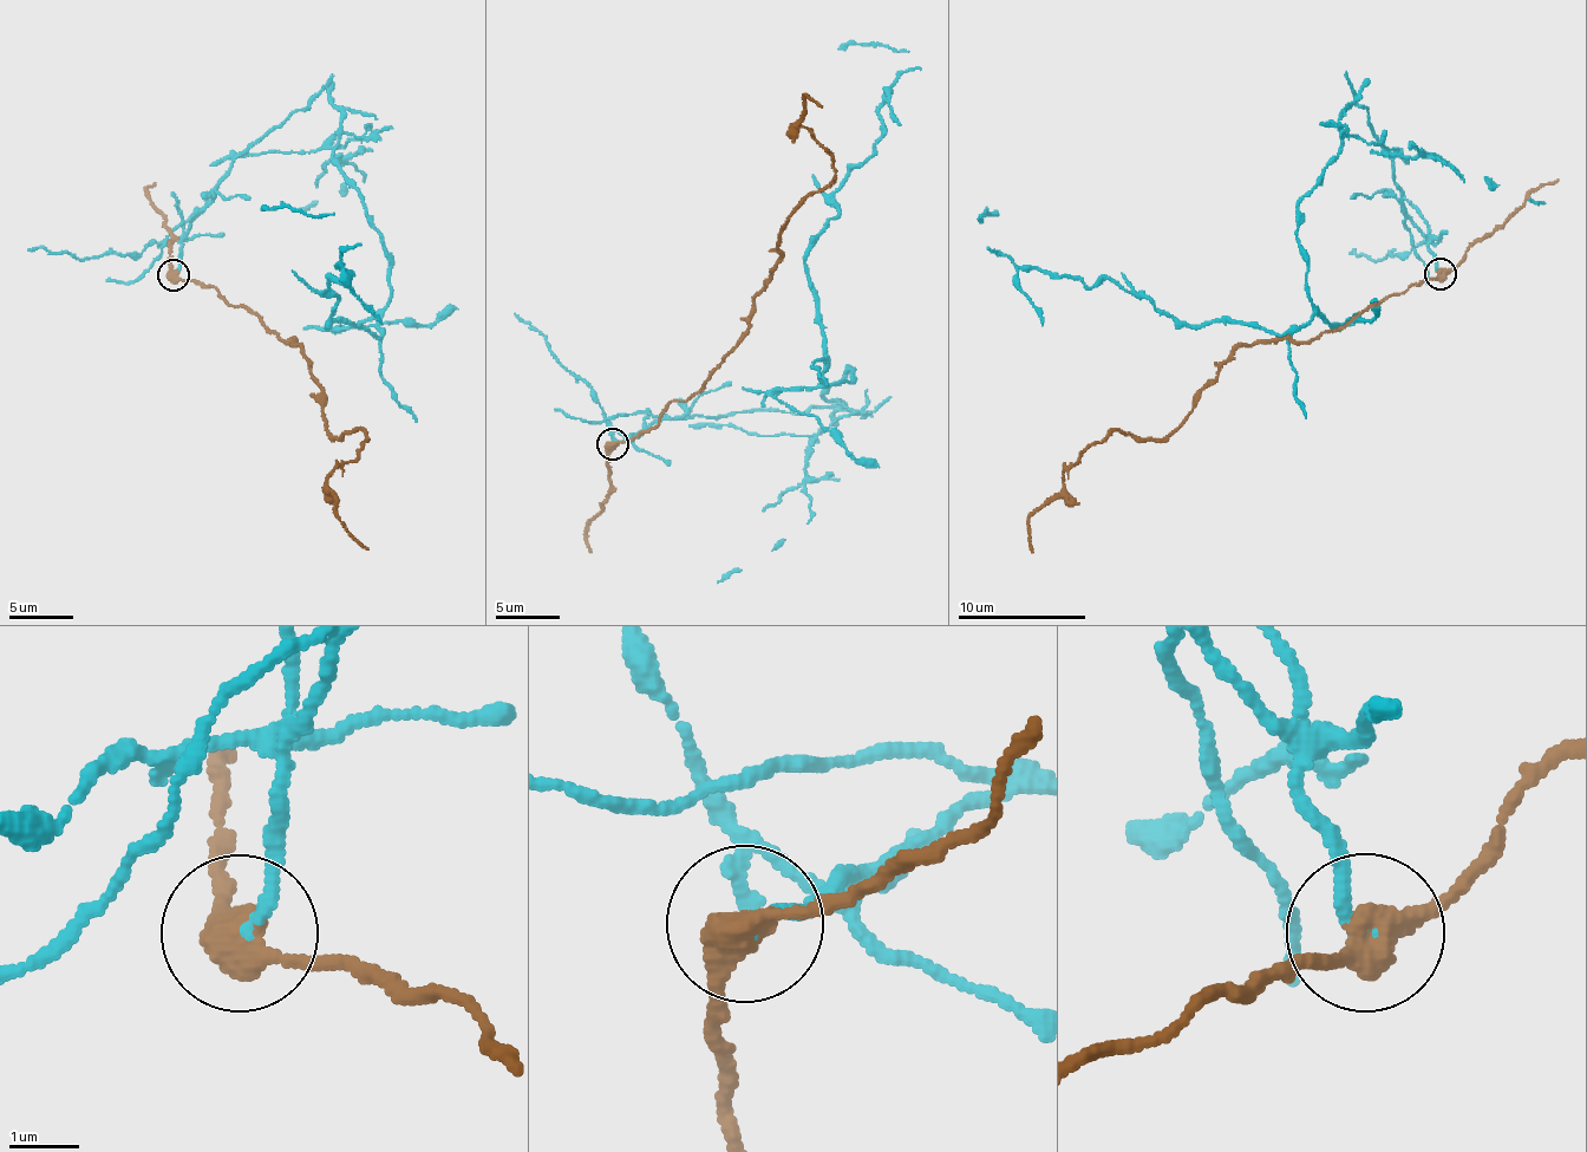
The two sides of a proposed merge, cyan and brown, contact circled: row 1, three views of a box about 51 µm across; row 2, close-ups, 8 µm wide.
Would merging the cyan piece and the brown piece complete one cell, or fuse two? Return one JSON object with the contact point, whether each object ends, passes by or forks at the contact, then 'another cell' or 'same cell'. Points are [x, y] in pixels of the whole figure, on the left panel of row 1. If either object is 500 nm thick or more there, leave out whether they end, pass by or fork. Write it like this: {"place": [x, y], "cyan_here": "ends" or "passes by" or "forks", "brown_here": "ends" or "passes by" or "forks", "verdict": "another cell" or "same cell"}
{"place": [174, 274], "cyan_here": "ends", "brown_here": "passes by", "verdict": "another cell"}

